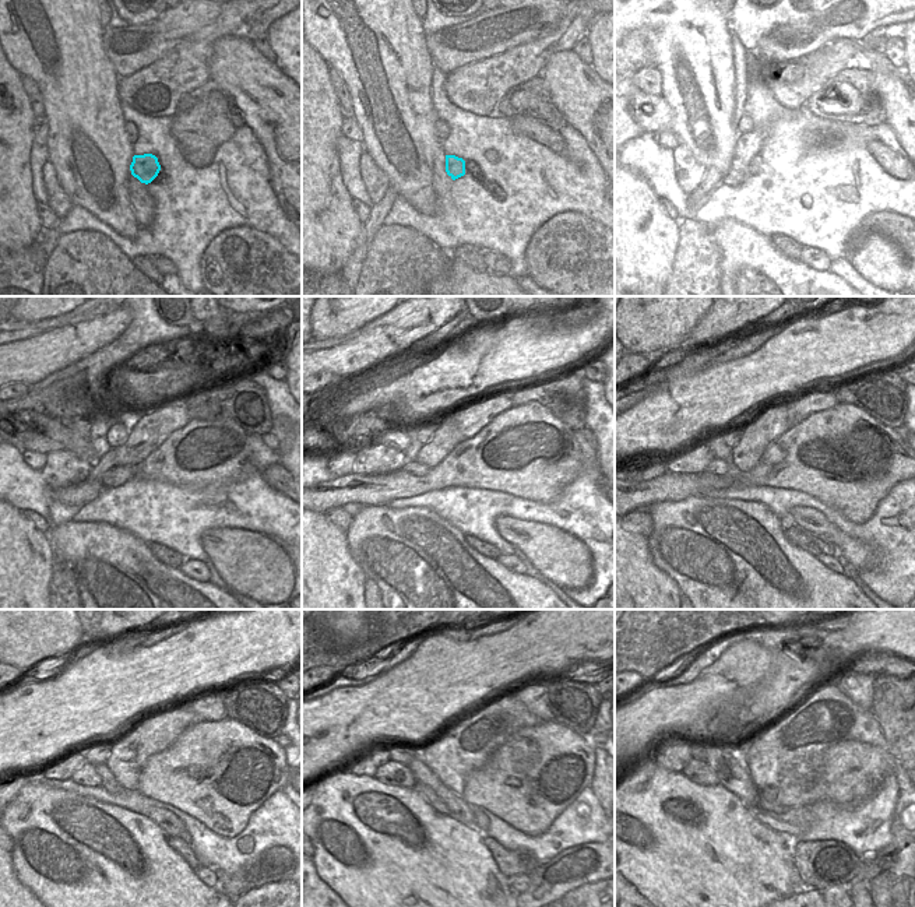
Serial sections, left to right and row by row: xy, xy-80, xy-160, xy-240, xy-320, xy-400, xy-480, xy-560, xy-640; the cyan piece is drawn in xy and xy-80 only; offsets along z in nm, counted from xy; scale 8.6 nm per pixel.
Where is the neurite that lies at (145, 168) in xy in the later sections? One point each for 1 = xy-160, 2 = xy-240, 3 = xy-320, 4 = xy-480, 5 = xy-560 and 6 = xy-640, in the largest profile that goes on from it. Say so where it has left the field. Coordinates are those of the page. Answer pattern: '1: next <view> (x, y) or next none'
1: next xy-160 (755, 164)
2: next xy-240 (116, 477)
3: next xy-320 (411, 467)
4: next xy-480 (87, 776)
5: next xy-560 (391, 773)
6: next xy-640 (699, 772)

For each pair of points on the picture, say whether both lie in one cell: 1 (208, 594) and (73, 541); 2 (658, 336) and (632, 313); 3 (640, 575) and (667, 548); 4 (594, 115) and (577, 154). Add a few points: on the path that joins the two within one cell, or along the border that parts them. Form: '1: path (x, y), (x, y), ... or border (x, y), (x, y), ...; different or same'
1: path (175, 580), (106, 561); same
2: path (651, 329), (639, 316); same
3: border (647, 538), (651, 561), (676, 583); different
4: border (567, 125), (580, 134), (599, 164); different

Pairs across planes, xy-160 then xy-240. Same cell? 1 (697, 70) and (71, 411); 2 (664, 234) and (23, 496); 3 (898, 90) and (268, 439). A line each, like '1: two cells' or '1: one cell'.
1: one cell
2: two cells
3: two cells

